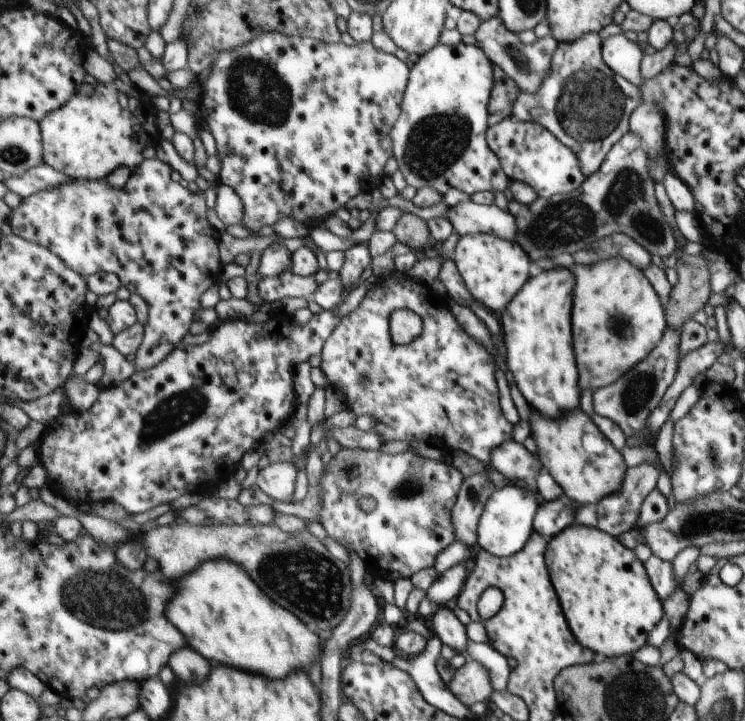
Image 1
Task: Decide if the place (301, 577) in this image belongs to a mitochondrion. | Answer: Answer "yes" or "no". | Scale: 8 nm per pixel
yes

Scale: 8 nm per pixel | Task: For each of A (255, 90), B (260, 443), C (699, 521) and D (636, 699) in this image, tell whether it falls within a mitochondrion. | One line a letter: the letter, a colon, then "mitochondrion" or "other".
A: mitochondrion
B: other
C: mitochondrion
D: mitochondrion

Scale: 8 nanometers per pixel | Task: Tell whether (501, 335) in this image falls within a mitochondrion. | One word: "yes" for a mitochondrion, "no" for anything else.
no

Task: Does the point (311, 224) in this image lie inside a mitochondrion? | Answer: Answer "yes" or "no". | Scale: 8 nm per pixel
no

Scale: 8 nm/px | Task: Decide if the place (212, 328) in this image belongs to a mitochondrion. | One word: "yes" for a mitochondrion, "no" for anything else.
no

